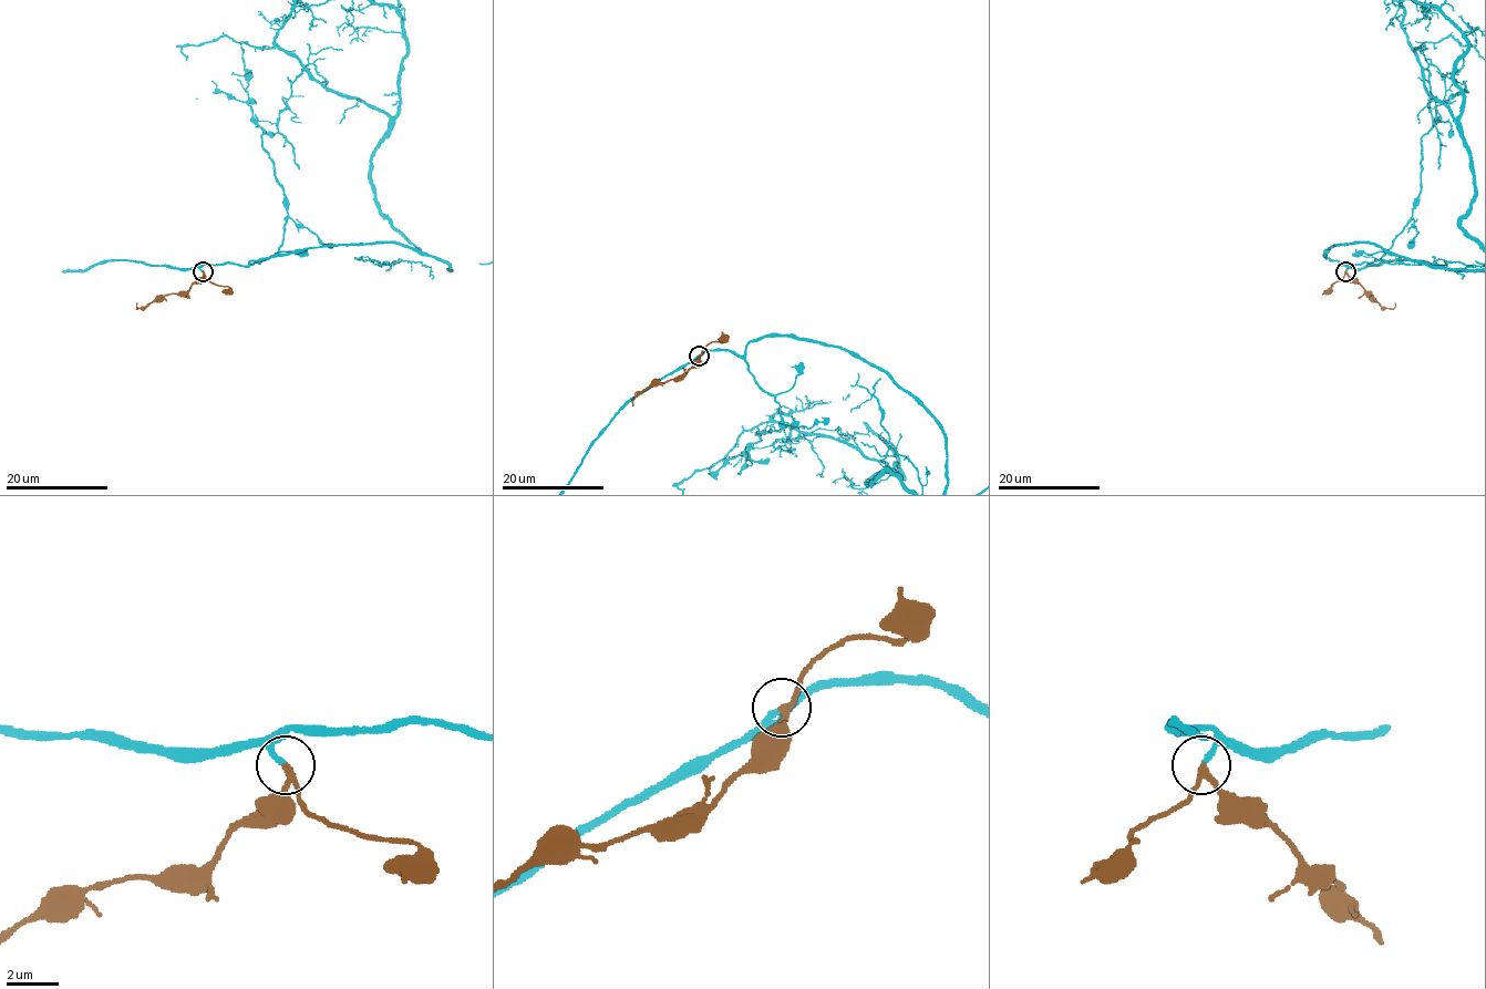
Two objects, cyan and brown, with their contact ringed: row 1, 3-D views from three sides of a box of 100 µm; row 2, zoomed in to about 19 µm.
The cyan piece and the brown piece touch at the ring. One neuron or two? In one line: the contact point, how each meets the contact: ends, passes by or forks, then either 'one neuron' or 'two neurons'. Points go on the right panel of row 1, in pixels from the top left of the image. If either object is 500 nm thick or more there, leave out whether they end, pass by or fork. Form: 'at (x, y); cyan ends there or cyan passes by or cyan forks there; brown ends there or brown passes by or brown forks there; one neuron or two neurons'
at (1345, 271); cyan ends there; brown passes by; one neuron

